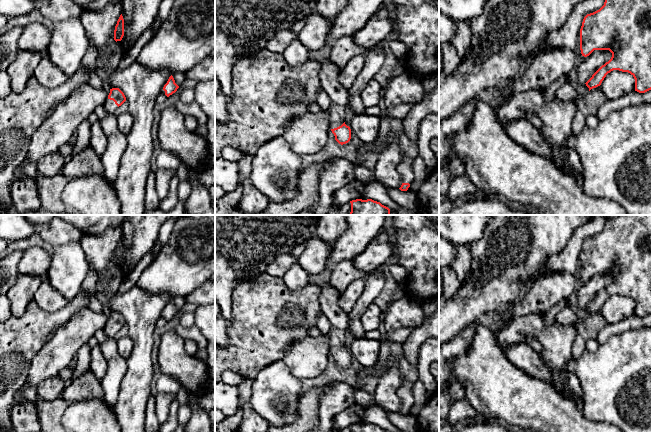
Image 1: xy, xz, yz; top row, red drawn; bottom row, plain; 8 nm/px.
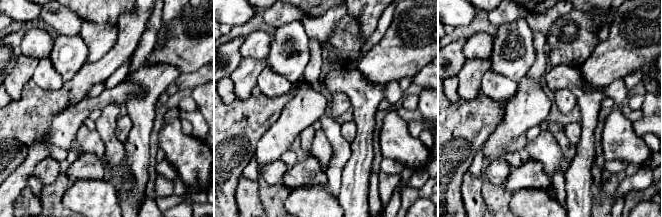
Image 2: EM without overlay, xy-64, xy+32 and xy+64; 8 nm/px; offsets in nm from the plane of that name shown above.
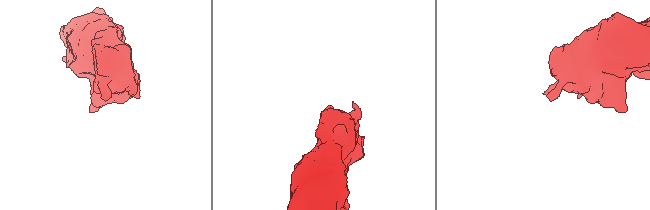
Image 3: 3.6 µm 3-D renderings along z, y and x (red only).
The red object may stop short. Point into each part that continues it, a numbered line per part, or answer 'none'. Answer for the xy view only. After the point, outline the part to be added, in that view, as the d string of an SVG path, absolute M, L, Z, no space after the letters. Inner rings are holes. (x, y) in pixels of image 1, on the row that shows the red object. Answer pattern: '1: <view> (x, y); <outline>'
1: xy (110, 107); M107 99L105 103L103 104L104 110L106 113L109 114L115 114L115 111L117 110L118 106L115 104L113 100Z

